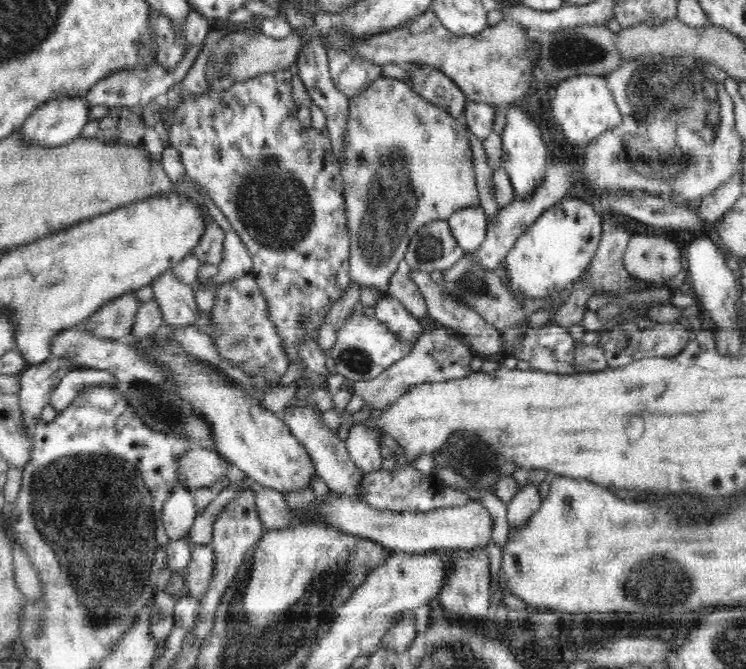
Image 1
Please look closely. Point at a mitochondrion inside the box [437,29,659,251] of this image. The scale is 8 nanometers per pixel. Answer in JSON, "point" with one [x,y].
{"point":[572,52]}

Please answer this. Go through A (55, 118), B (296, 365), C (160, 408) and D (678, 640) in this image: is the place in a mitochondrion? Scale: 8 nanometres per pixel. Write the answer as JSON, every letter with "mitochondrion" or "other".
{"A":"other","B":"other","C":"mitochondrion","D":"other"}

